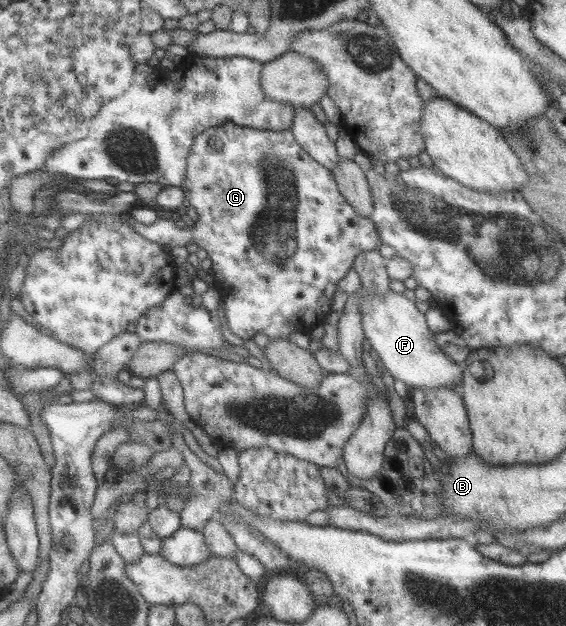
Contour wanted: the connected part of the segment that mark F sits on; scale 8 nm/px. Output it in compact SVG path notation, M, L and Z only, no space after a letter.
M361 287L359 312L364 338L369 340L371 349L379 356L382 366L394 380L401 380L413 389L435 389L461 384L461 364L455 364L437 348L424 314L403 293L389 290L385 295L375 295Z

